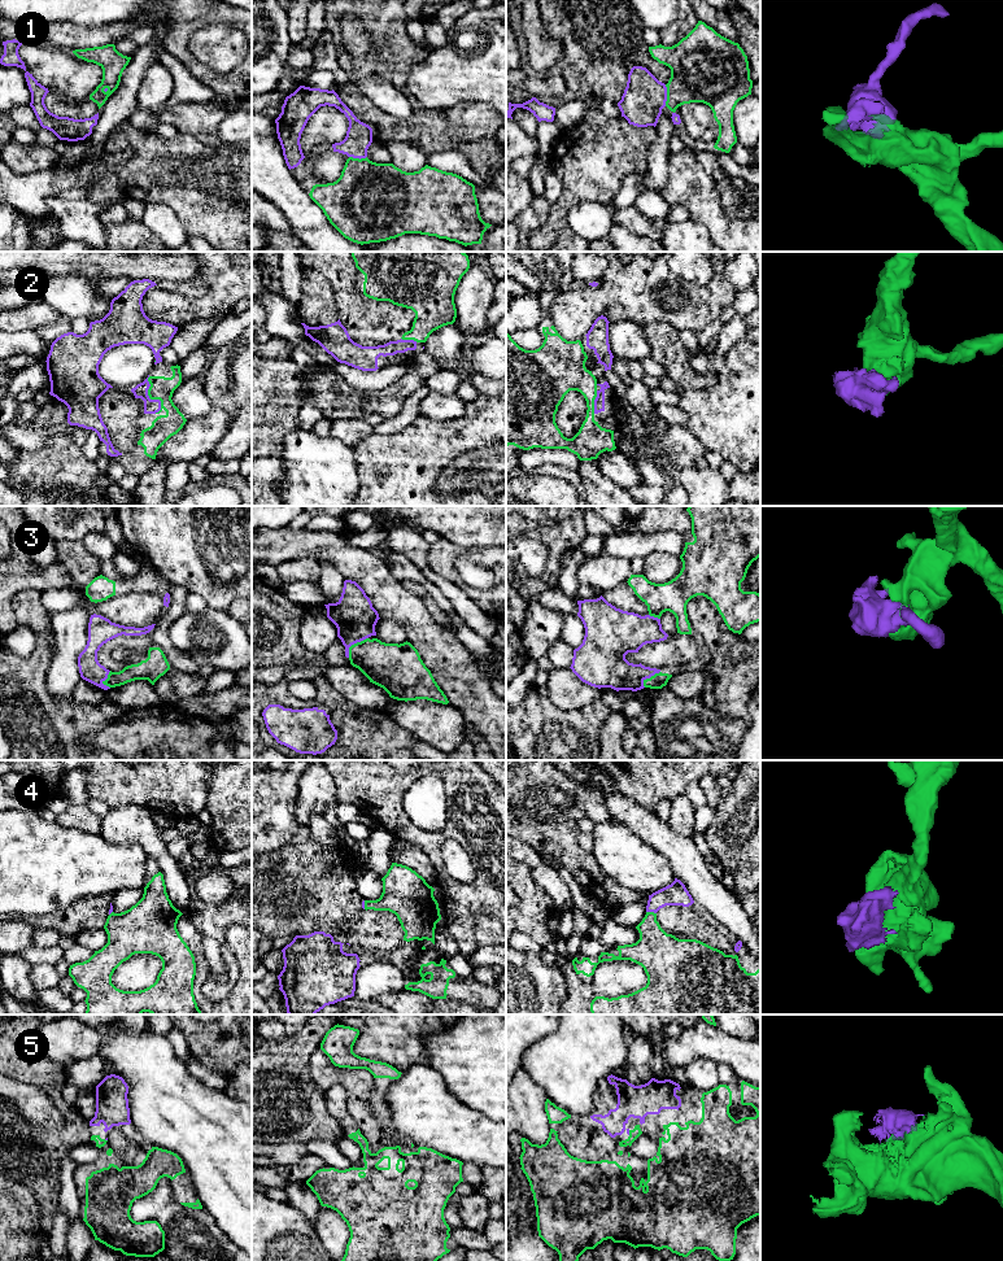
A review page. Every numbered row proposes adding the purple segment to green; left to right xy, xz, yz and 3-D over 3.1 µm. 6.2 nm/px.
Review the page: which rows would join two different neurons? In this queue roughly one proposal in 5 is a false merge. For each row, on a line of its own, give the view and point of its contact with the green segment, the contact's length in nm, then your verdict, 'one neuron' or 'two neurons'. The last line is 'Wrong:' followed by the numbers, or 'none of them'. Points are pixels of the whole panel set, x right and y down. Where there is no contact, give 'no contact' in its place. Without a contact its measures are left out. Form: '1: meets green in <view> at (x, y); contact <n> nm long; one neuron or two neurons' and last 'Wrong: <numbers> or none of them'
1: meets green in yz at (667, 95); contact 140 nm long; one neuron
2: meets green in xy at (151, 398); contact 240 nm long; one neuron
3: meets green in xz at (354, 644); contact 180 nm long; one neuron
4: meets green in yz at (652, 912); contact 70 nm long; one neuron
5: meets green in yz at (629, 1133); contact 30 nm long; one neuron
Wrong: none of them

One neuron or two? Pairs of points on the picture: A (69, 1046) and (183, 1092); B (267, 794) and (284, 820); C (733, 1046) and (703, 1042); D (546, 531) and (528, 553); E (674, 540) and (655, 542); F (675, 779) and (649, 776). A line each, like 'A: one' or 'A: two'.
A: two
B: one
C: one
D: two
E: one
F: one

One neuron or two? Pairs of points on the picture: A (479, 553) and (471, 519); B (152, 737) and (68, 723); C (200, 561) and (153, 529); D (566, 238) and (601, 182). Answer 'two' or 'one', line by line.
A: two
B: two
C: one
D: two

